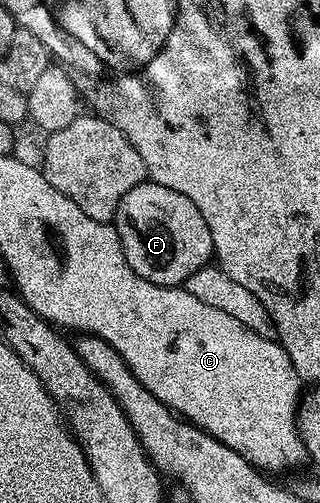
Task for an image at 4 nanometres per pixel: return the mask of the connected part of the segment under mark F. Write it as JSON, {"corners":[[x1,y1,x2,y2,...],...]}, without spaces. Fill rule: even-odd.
{"corners":[[145,181,130,189,130,193,126,193,126,197,122,197,118,205,114,226,120,238,120,248,124,250,126,261,132,266,134,273,163,287,187,284,189,277,198,269,209,266,213,258,210,229,202,213,198,213,198,205,194,205,190,197,182,197,182,193,174,193,174,189,166,189,166,185]]}

